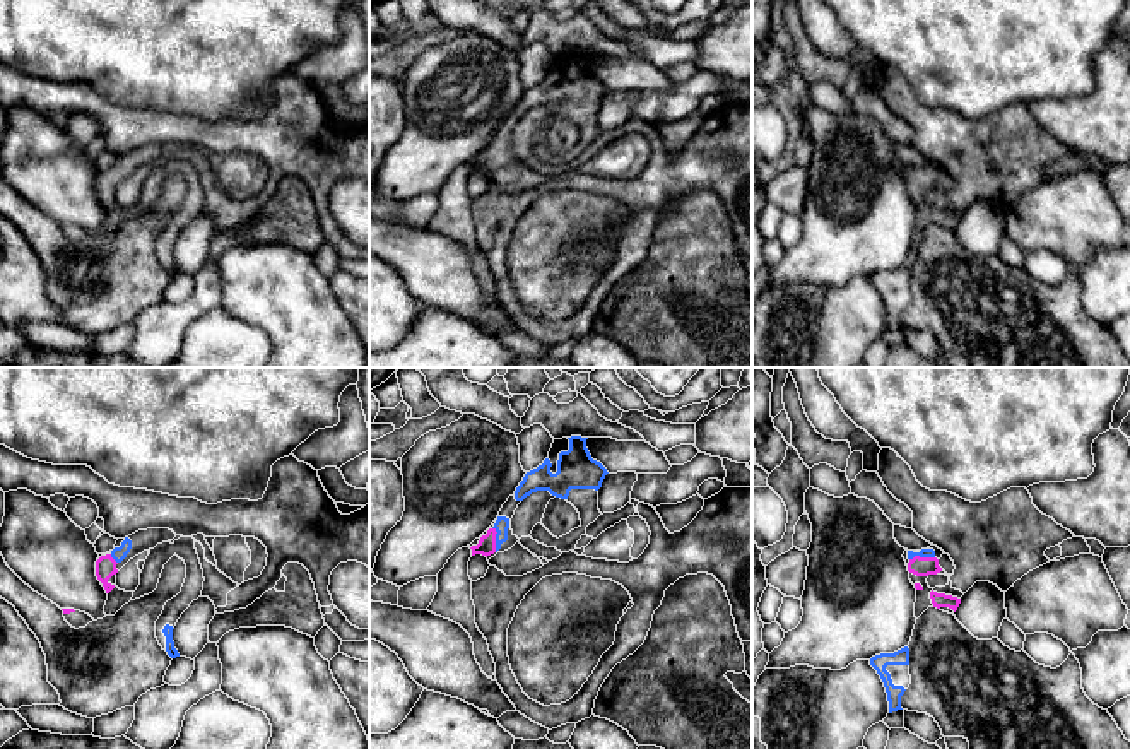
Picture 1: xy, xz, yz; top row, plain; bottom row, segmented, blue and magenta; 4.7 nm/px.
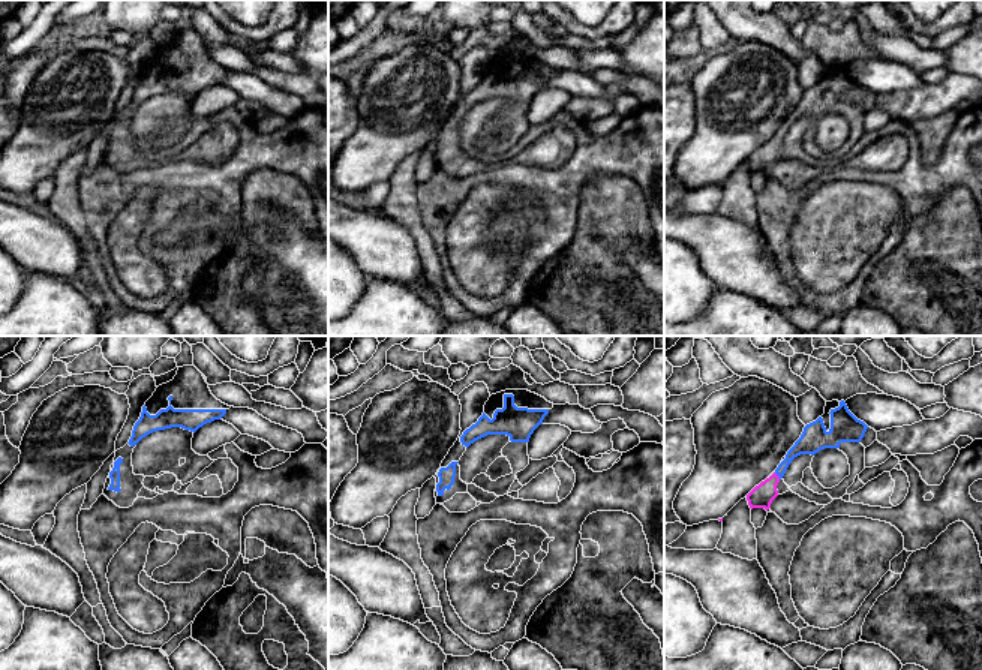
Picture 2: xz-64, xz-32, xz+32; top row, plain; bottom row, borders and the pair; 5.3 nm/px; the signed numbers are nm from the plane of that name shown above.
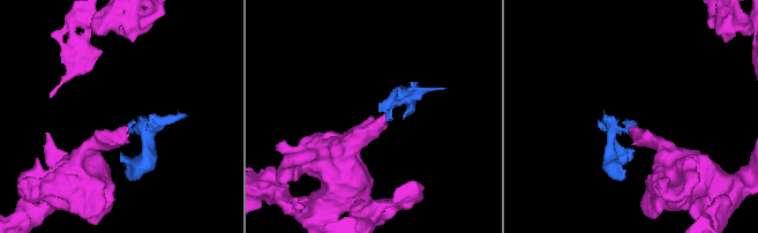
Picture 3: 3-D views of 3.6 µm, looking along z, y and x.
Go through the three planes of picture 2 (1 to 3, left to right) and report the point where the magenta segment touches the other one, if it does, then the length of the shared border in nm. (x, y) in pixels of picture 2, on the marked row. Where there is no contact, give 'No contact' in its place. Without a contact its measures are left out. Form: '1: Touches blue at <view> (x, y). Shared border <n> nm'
1: No contact
2: No contact
3: Touches blue at xz+32 (777, 474). Shared border 50 nm

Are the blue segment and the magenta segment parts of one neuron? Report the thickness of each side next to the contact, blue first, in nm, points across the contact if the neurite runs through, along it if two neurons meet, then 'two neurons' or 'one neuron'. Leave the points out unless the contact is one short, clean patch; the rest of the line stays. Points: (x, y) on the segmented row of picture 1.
70 nm thick on the blue side, 90 nm on the other; runs through xz (501, 525), (496, 539), (486, 546); one neuron

